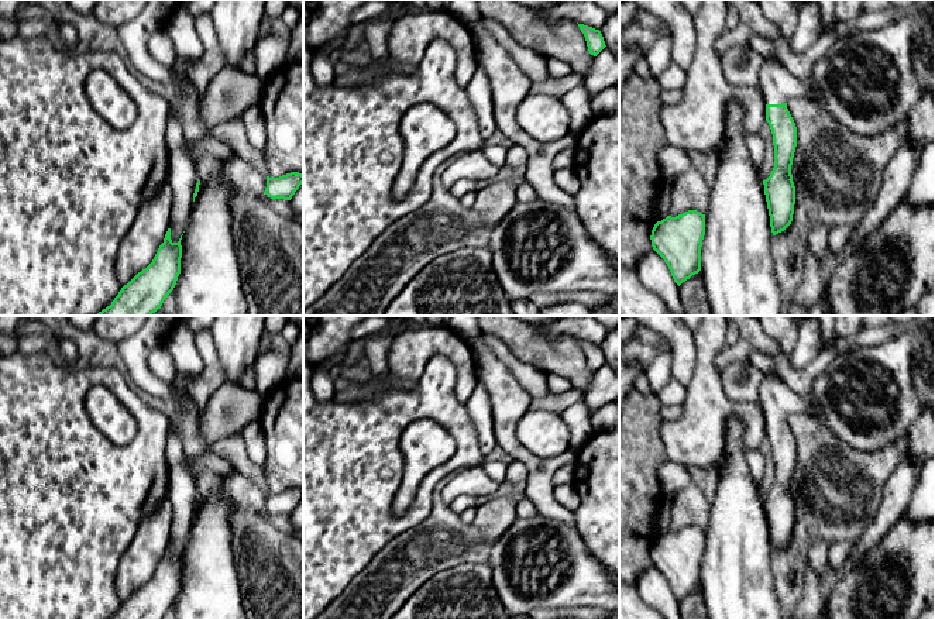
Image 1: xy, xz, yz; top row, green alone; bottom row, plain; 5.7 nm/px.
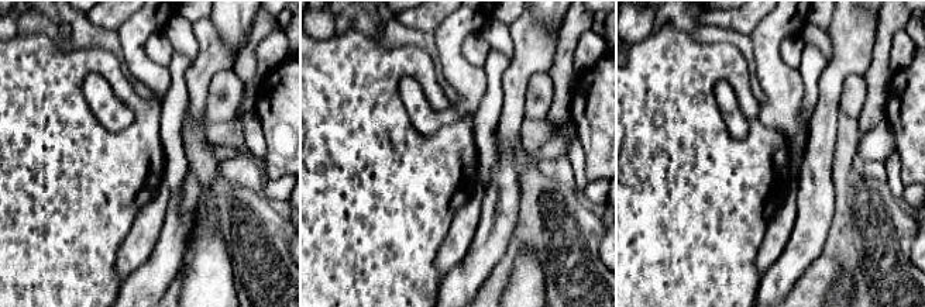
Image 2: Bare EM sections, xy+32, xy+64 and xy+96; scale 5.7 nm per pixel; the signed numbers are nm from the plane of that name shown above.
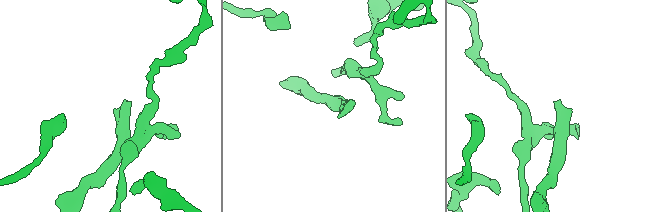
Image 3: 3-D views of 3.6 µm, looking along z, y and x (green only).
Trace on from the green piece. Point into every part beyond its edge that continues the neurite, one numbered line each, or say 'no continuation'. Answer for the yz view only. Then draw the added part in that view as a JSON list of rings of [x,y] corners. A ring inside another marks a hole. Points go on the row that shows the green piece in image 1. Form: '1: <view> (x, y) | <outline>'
1: yz (777, 85) | [[[767,56],[759,71],[760,92],[764,104],[783,104],[791,97],[801,97],[824,106],[817,79],[800,80],[777,56]]]

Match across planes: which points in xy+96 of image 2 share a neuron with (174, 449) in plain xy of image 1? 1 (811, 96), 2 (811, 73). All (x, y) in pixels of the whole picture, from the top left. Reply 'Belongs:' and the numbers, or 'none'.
Belongs: 1, 2

